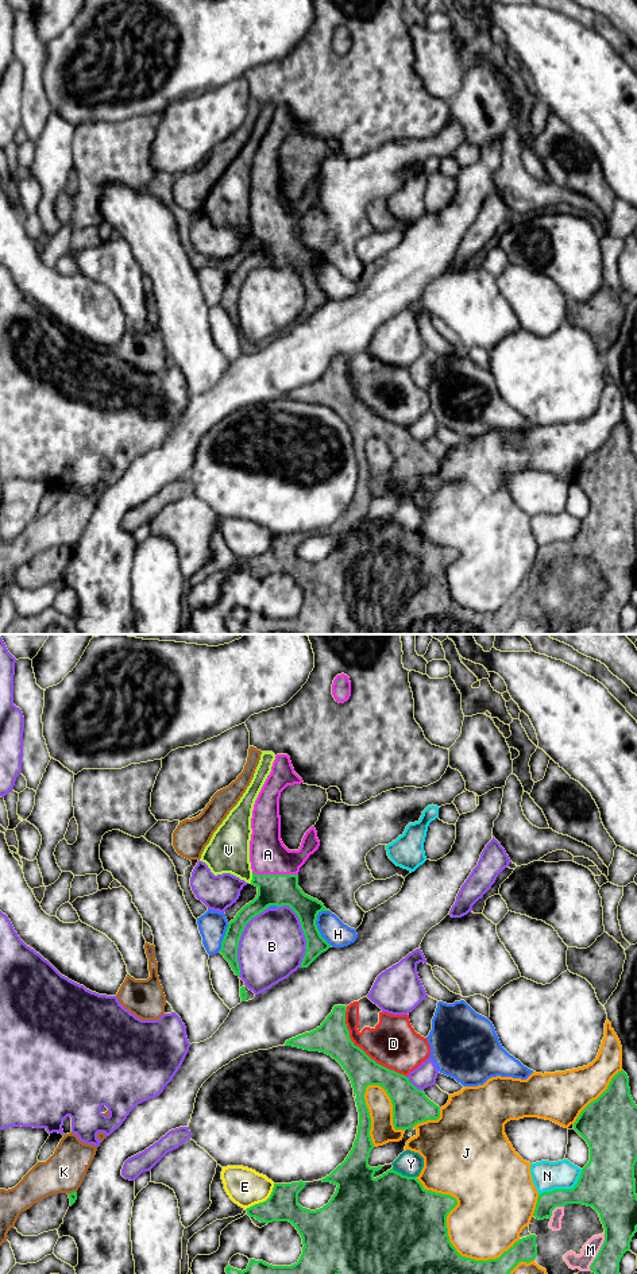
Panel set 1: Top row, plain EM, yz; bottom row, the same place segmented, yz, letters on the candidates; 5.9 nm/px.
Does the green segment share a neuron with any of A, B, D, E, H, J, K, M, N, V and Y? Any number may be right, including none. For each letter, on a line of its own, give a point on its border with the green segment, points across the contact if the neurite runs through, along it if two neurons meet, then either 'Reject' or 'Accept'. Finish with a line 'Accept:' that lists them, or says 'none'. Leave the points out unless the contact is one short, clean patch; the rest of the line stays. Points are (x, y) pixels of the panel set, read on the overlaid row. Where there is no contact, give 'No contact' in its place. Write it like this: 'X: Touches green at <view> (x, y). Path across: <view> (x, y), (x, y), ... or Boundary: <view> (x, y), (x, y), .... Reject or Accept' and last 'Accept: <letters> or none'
A: Touches green at yz (275, 875). Accept
B: Touches green at yz (302, 930). Reject
D: Touches green at yz (361, 1049). Reject
E: Touches green at yz (263, 1201). Boundary: yz (274, 1184), (265, 1200), (246, 1209). Reject
H: Touches green at yz (316, 927). Reject
J: Touches green at yz (448, 1236). Reject
K: Touches green at yz (73, 1192). Boundary: yz (76, 1191), (68, 1193). Reject
M: Touches green at yz (598, 1253). Accept
N: Touches green at yz (564, 1189). Reject
V: Touches green at yz (253, 879). Reject
Y: Touches green at yz (404, 1176). Reject
Accept: A, M

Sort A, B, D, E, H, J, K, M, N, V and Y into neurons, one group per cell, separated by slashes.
A M / B / D / E / H / J / K / N / V / Y

